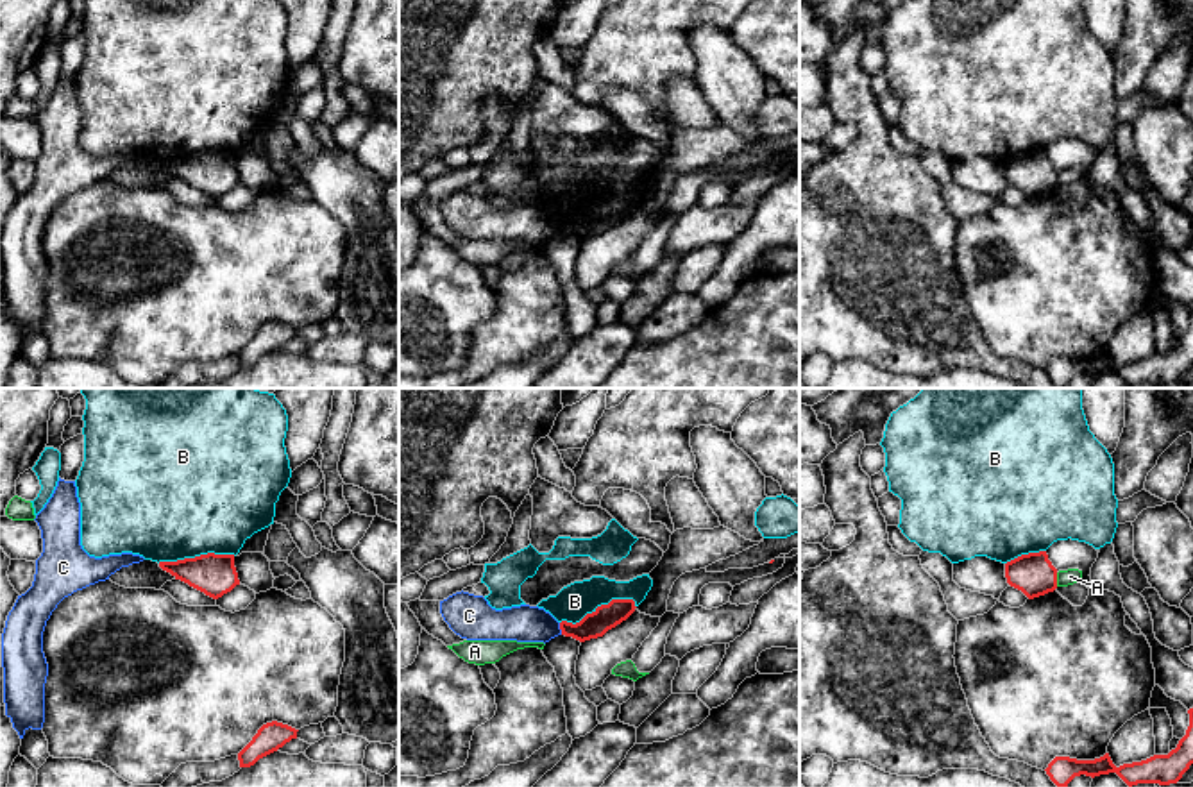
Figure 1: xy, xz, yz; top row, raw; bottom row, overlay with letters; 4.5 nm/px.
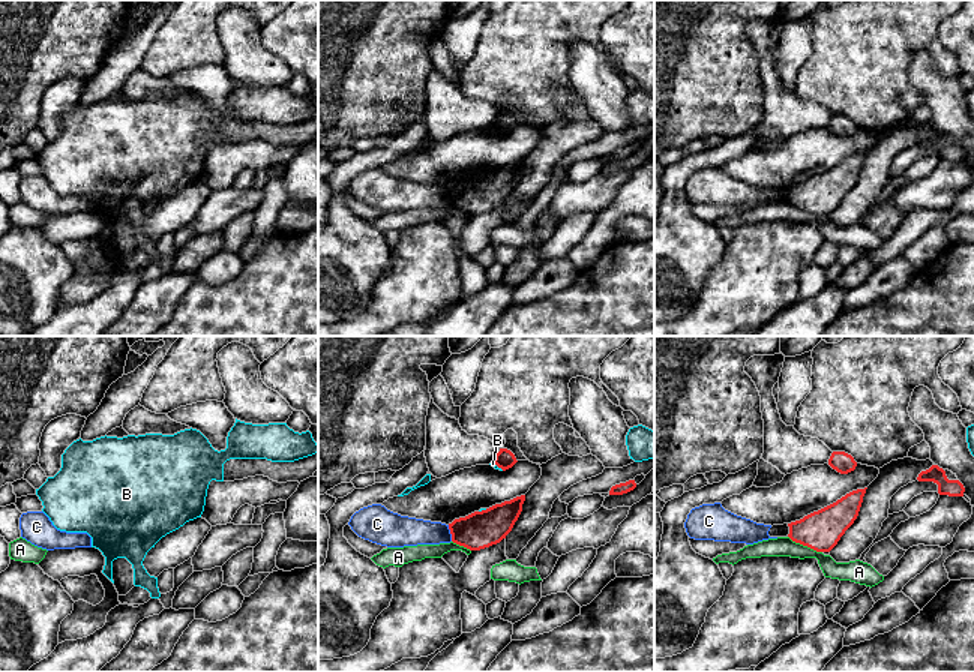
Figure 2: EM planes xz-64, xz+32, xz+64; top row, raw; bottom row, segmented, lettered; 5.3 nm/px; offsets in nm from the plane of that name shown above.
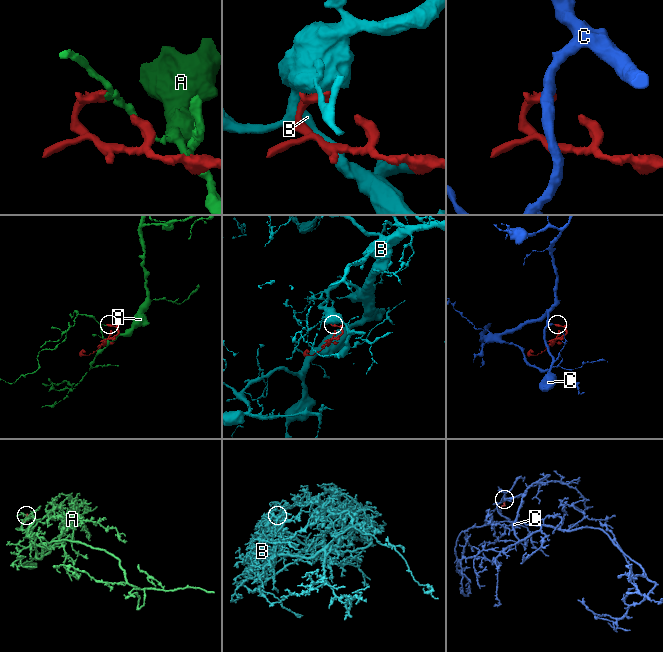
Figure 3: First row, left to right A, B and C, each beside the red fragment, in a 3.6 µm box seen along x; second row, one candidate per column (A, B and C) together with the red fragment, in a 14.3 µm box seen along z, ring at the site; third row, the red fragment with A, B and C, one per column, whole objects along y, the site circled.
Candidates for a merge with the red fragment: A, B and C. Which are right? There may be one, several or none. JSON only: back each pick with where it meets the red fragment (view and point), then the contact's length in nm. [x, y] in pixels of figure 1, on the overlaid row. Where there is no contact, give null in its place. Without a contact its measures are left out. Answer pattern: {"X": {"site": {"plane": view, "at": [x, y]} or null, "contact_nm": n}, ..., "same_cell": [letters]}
{"same_cell": []}

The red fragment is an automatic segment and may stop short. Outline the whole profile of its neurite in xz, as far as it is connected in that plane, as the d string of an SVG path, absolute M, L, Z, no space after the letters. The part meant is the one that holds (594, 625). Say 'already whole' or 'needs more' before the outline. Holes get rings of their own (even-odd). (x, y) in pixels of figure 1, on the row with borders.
already whole | M612 599L608 605L597 606L587 614L580 622L560 622L562 635L572 637L580 642L603 637L608 630L626 621L635 612L633 599Z

